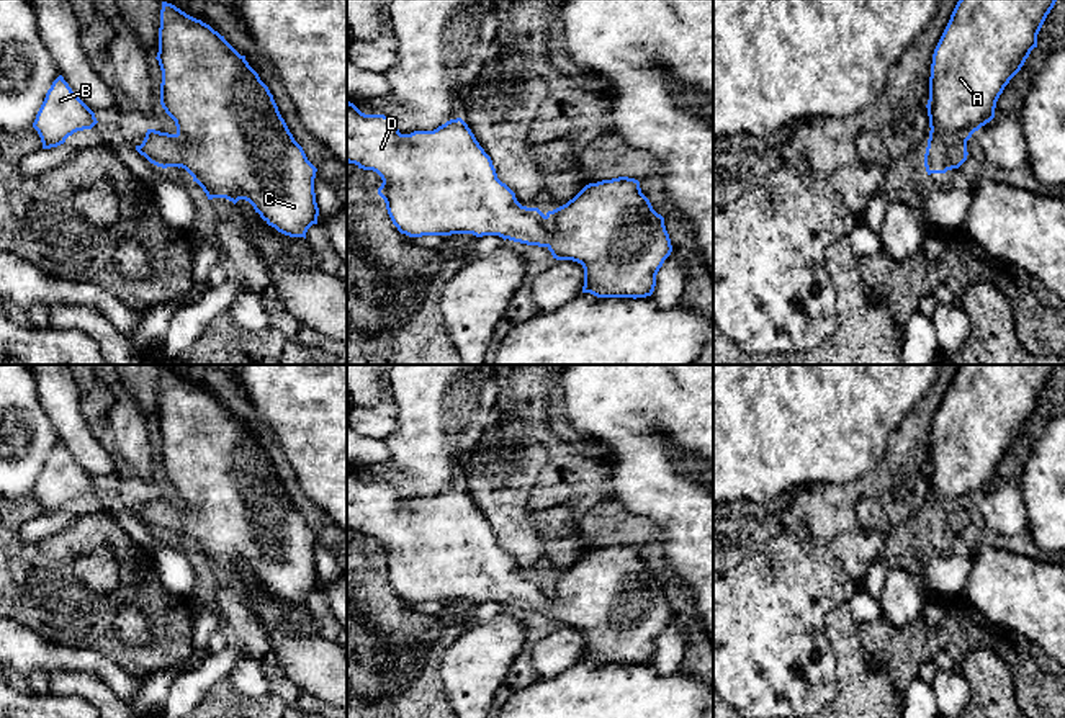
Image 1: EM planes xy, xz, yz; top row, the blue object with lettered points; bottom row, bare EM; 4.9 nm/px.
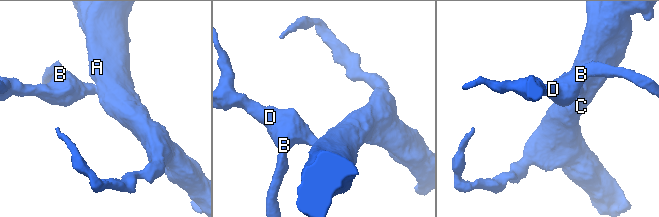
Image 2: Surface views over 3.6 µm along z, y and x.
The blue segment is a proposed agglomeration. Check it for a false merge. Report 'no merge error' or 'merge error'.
no merge error

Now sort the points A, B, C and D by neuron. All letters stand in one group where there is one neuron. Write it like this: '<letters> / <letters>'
A B C D

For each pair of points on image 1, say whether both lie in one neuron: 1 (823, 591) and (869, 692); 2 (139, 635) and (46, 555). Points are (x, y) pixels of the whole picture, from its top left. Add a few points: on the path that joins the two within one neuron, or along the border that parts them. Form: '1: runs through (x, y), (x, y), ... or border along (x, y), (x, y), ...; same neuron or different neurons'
1: border along (846, 601), (835, 605), (825, 619), (831, 648); different neurons
2: border along (128, 602), (113, 632), (139, 646); different neurons

